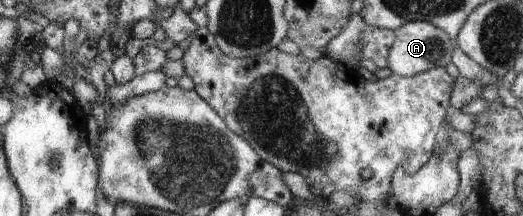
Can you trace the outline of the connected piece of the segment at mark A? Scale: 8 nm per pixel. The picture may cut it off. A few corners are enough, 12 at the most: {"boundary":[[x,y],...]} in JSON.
{"boundary":[[427,21],[394,29],[387,67],[416,76],[451,60],[452,39]]}

